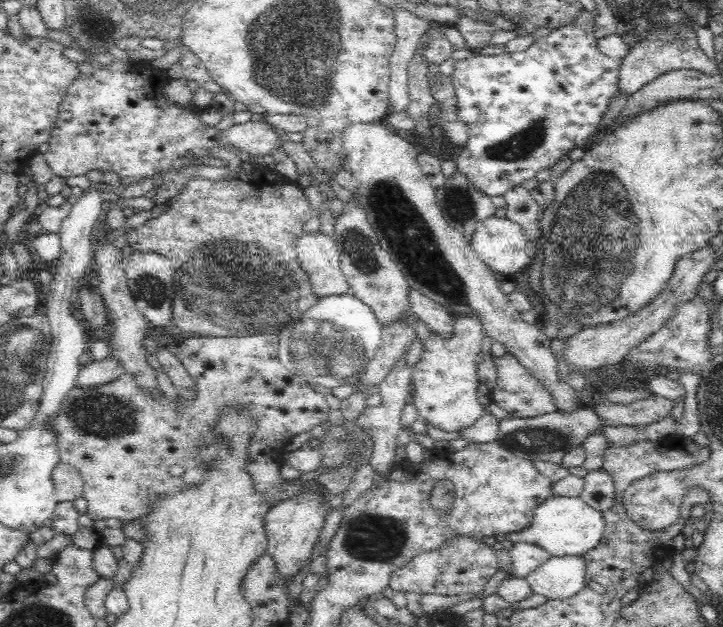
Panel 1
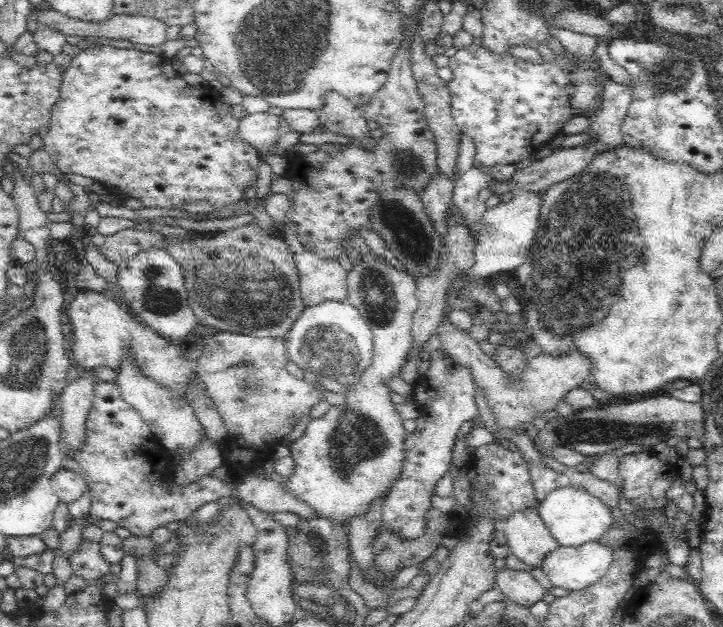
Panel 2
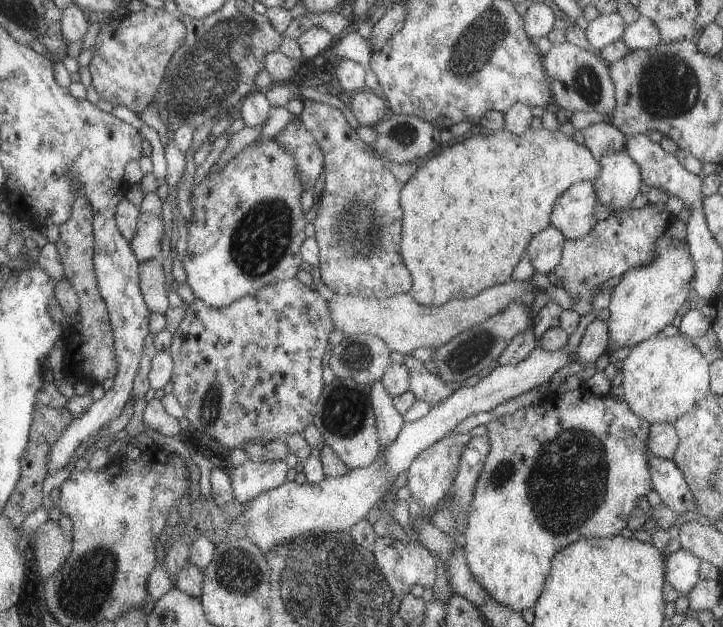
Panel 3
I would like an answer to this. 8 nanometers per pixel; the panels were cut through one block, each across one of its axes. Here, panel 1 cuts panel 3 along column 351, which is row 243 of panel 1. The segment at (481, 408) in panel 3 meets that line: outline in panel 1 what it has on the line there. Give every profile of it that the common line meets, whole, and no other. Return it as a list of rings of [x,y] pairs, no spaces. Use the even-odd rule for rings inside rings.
[[[488,218],[480,222],[471,235],[472,251],[500,278],[512,276],[526,268],[529,258],[523,228],[511,220]]]

